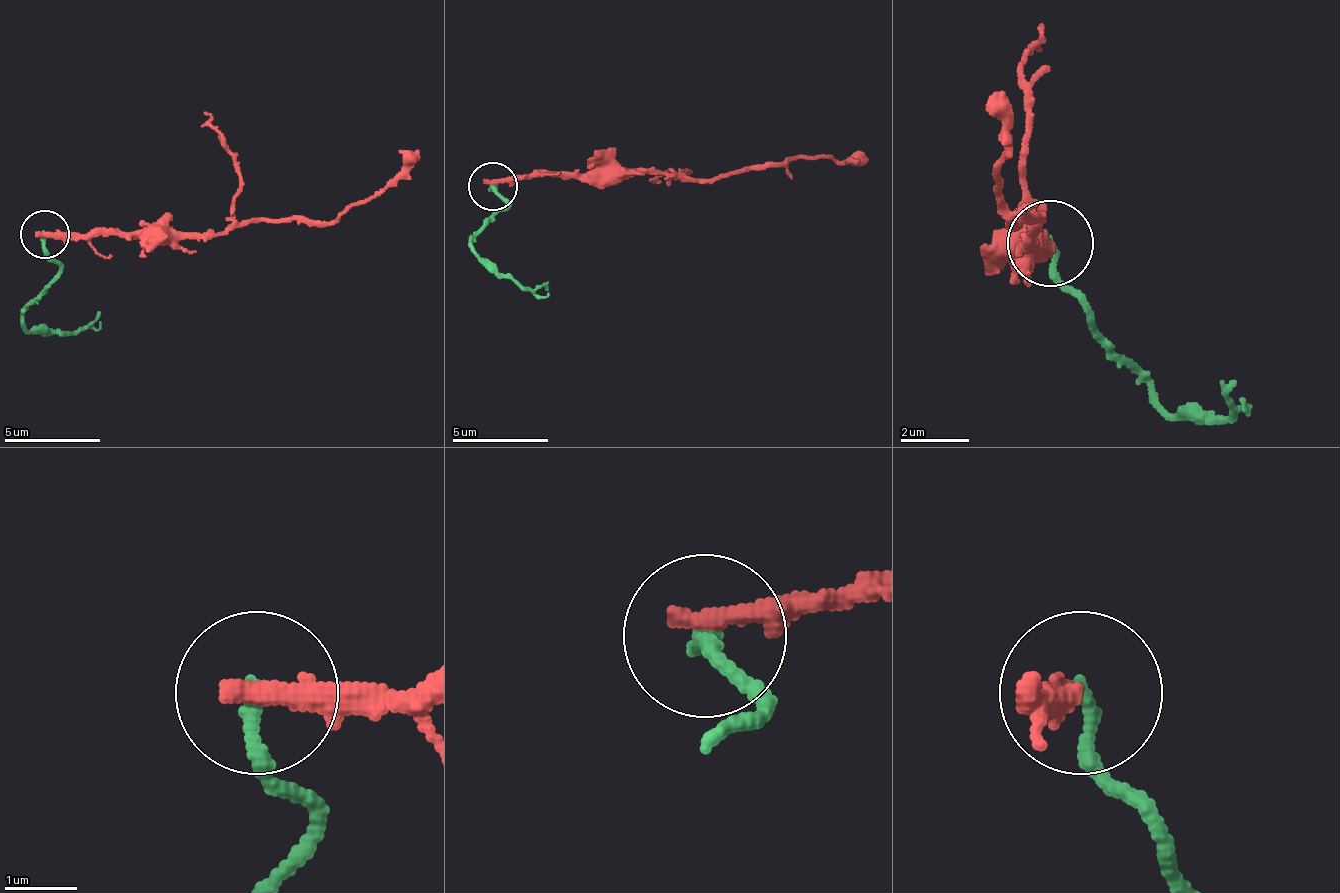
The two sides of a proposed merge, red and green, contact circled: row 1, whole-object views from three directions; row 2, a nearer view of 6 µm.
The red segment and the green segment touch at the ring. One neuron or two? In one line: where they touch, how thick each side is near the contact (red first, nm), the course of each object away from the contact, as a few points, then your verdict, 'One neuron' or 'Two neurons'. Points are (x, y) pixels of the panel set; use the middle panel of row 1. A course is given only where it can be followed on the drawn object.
Place: (493, 186). Thickness 360 nm (red) against 240 nm. Course of red: (494, 185), (532, 175), (677, 175), (720, 180), (788, 166), (802, 156), (870, 161). Course of green: (494, 185), (494, 190), (508, 204), (470, 248), (523, 286), (537, 291), (547, 281). Two neurons

